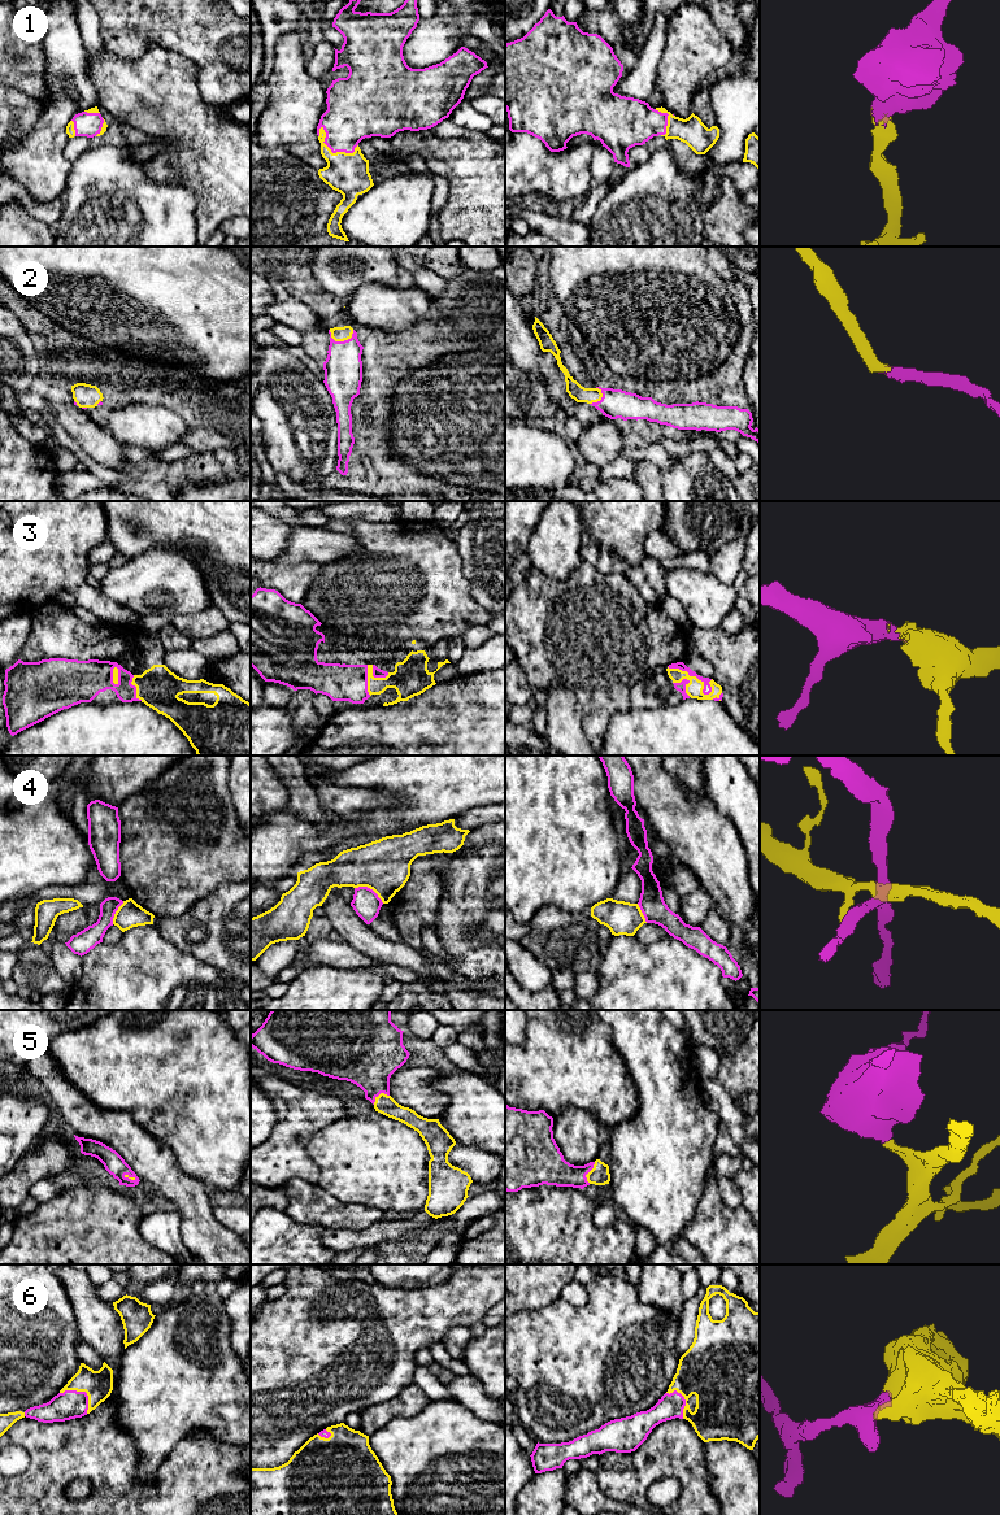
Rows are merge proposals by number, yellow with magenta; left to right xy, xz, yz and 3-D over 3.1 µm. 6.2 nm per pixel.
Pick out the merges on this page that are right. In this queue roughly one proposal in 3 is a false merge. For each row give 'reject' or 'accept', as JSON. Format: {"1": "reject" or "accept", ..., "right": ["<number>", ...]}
{"1": "accept", "2": "accept", "3": "accept", "4": "reject", "5": "accept", "6": "accept", "right": ["1", "2", "3", "5", "6"]}

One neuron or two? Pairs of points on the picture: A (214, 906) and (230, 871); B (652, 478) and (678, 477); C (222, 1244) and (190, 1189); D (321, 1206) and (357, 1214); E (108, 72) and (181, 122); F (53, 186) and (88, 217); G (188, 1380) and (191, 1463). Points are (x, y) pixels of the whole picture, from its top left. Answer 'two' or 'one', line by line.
A: two
B: two
C: one
D: one
E: one
F: two
G: two

